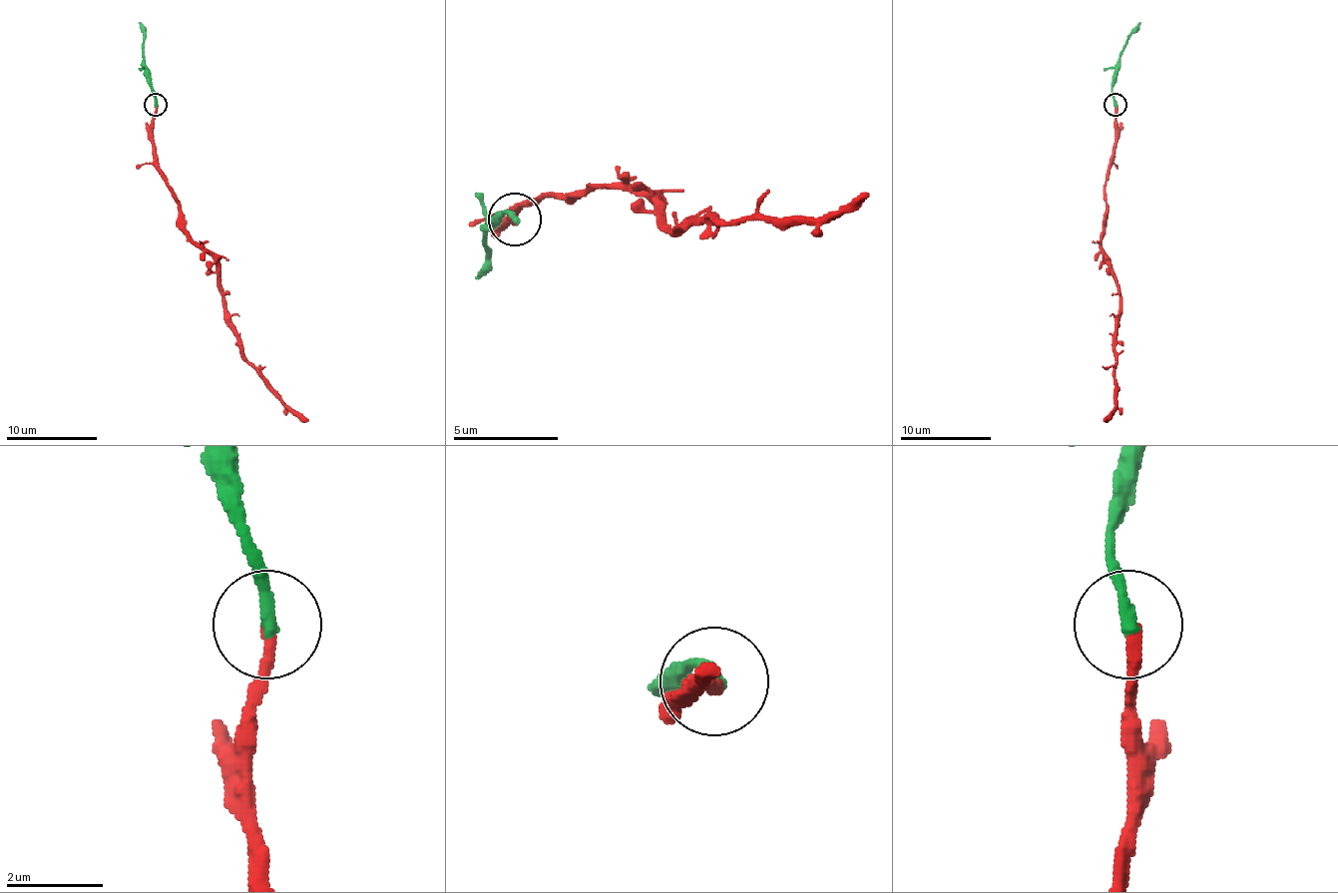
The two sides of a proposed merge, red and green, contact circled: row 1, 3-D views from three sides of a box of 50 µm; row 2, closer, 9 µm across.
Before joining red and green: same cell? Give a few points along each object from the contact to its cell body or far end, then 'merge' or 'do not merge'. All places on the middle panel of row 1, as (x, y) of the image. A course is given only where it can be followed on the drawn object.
red via (516, 219), (505, 219), (537, 197), (569, 197), (632, 187), (674, 228), (706, 219), (833, 219), (870, 197) | green via (516, 219), (505, 213), (489, 228), (484, 265), (473, 276) | merge

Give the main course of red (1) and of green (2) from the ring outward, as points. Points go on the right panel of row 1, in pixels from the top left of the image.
1: (1114, 105), (1101, 250), (1110, 259), (1118, 291), (1118, 321), (1114, 410), (1106, 421)
2: (1114, 105), (1113, 78), (1118, 64), (1118, 55), (1139, 23)

